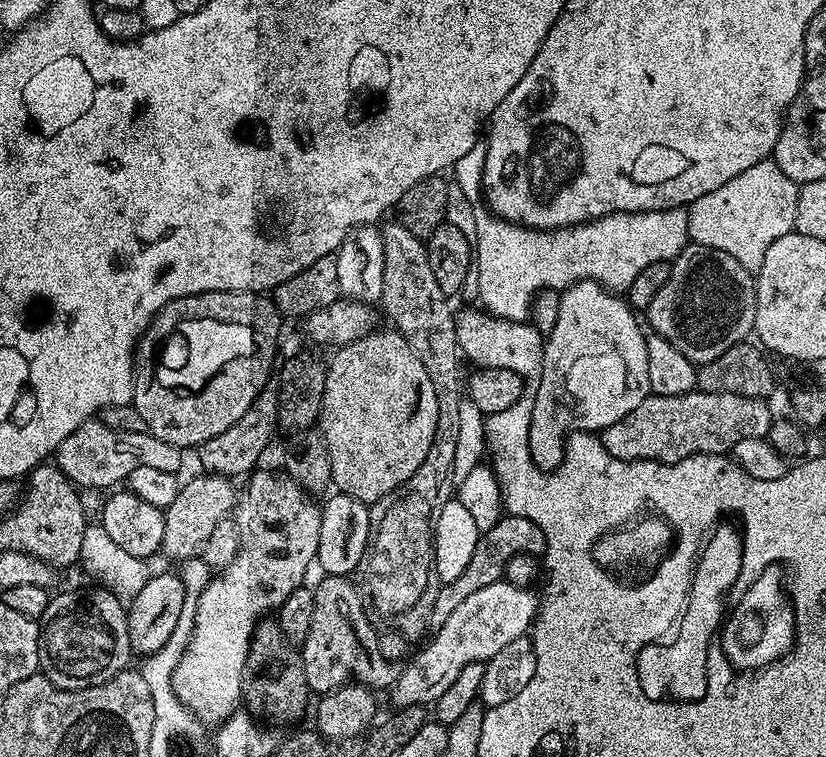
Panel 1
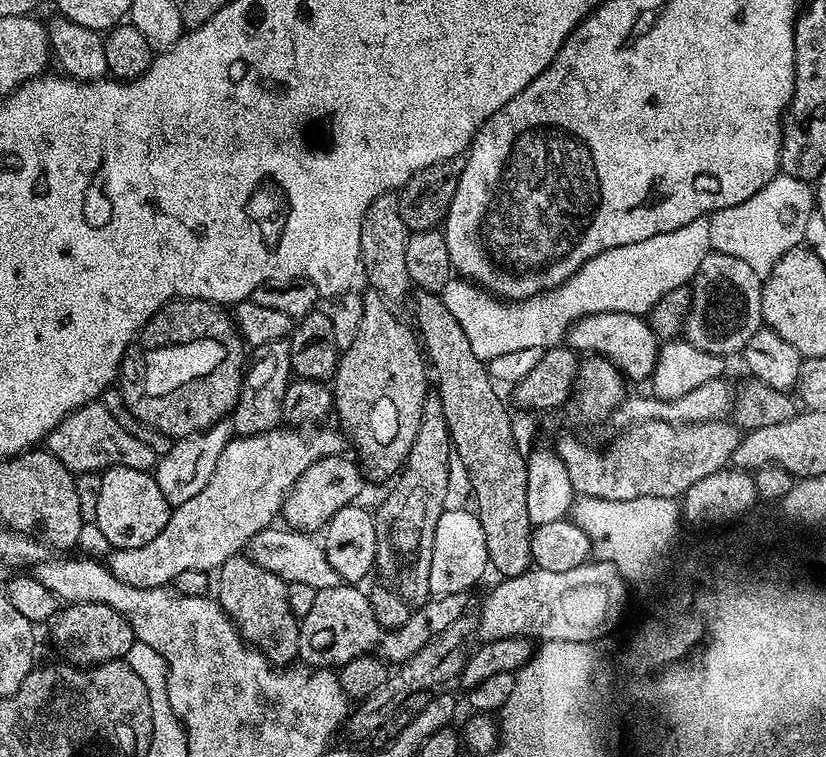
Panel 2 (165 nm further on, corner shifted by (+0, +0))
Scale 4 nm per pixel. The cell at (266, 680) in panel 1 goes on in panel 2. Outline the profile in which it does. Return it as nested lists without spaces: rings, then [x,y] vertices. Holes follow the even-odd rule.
[[[247,554],[231,556],[226,558],[226,562],[222,562],[222,566],[215,573],[214,596],[222,611],[236,625],[242,639],[258,649],[268,659],[269,664],[288,666],[299,657],[298,638],[300,637],[300,625],[297,616],[290,610],[288,584],[282,578],[278,578],[278,574],[270,574],[270,570],[262,570],[262,566],[258,566],[258,562],[254,562]]]

